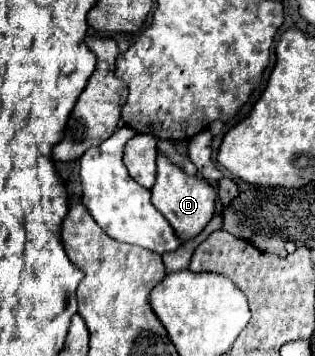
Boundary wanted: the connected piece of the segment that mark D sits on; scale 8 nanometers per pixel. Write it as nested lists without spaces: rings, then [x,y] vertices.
[[[158,151],[156,165],[158,165],[156,183],[150,189],[152,203],[170,221],[170,225],[174,227],[178,237],[188,241],[188,239],[196,237],[206,227],[206,223],[212,219],[214,207],[216,207],[216,189],[206,179],[190,177],[188,173],[184,173],[184,169],[178,167],[176,163],[172,163],[168,159],[168,155],[164,155],[162,151]]]

